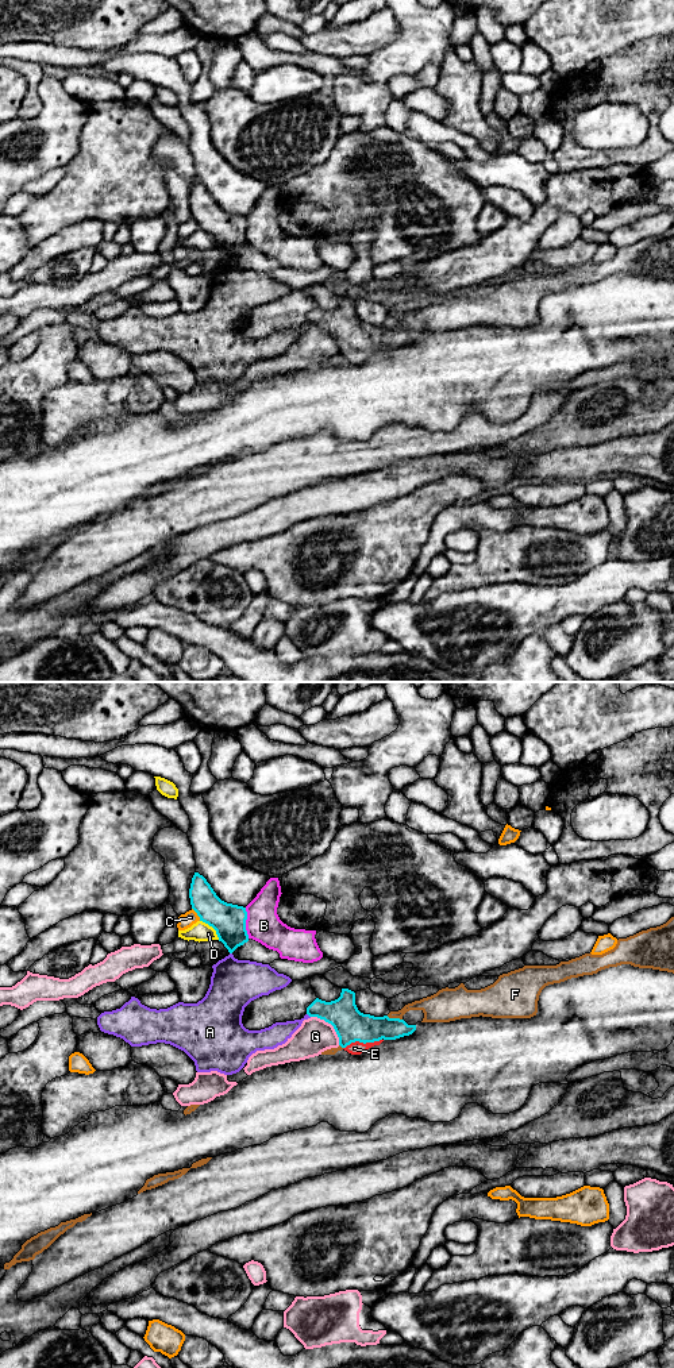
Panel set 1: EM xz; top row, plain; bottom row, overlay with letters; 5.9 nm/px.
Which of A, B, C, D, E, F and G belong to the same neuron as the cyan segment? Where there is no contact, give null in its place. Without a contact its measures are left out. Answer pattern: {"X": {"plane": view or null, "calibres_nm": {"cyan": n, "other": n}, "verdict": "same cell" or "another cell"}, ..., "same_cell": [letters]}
{"A": {"plane": "xz", "calibres_nm": {"cyan": 190, "other": 130}, "verdict": "another cell"}, "B": {"plane": "xz", "calibres_nm": {"cyan": 200, "other": 200}, "verdict": "another cell"}, "C": {"plane": "xz", "calibres_nm": {"cyan": 200, "other": 90}, "verdict": "another cell"}, "D": {"plane": "xz", "calibres_nm": {"cyan": 200, "other": 120}, "verdict": "another cell"}, "E": {"plane": "xz", "calibres_nm": {"cyan": 200, "other": 80}, "verdict": "same cell"}, "F": {"plane": "xz", "calibres_nm": {"cyan": 180, "other": 160}, "verdict": "another cell"}, "G": {"plane": "xz", "calibres_nm": {"cyan": 200, "other": 200}, "verdict": "another cell"}, "same_cell": ["E"]}

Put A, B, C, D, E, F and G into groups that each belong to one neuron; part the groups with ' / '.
A / B / C / D / E / F / G

